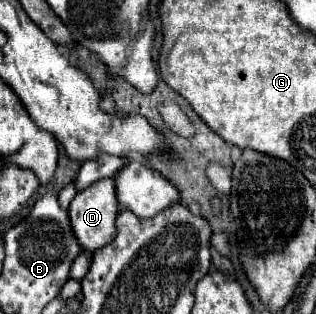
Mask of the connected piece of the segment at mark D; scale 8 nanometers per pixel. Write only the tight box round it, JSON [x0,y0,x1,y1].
[70,179,120,251]

